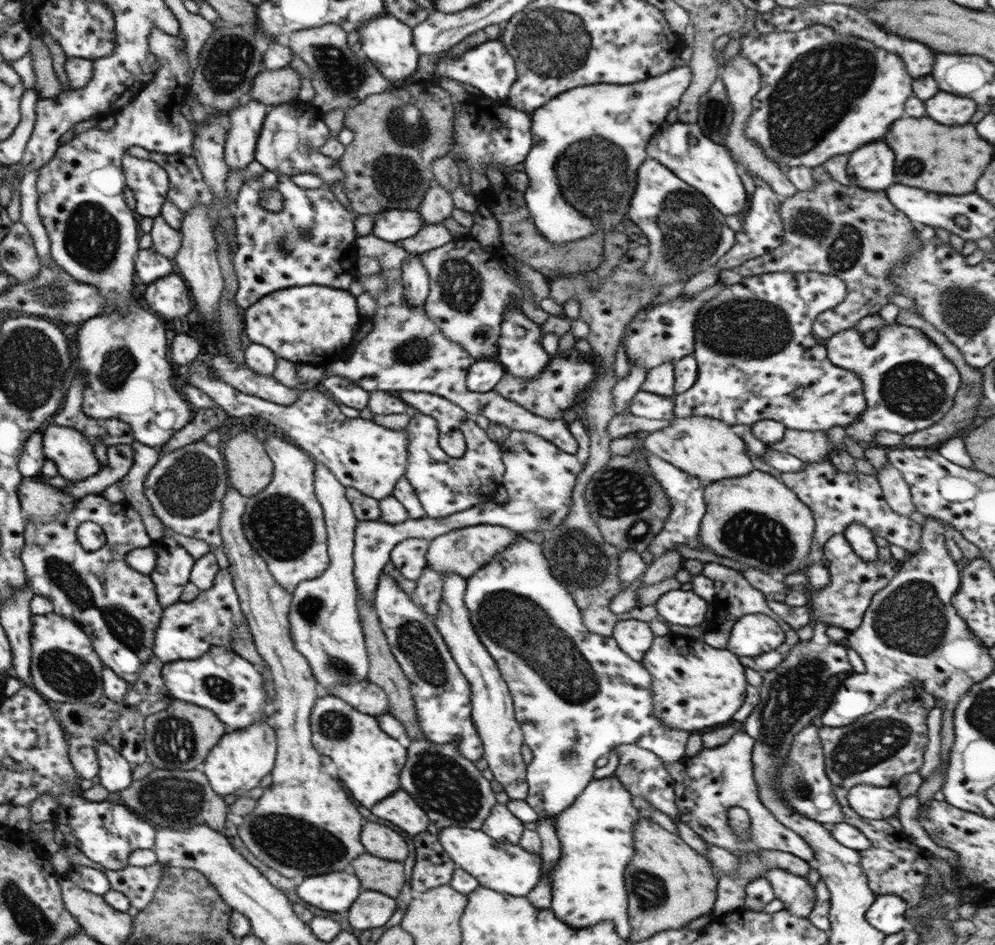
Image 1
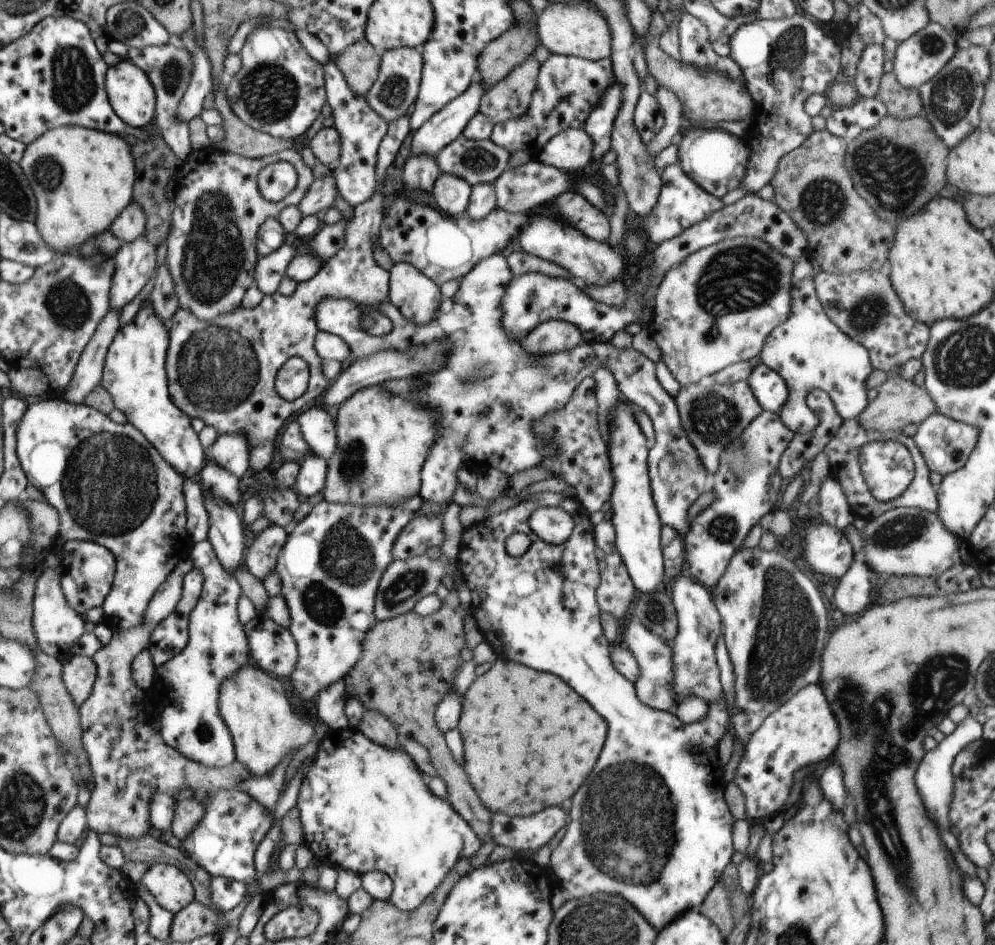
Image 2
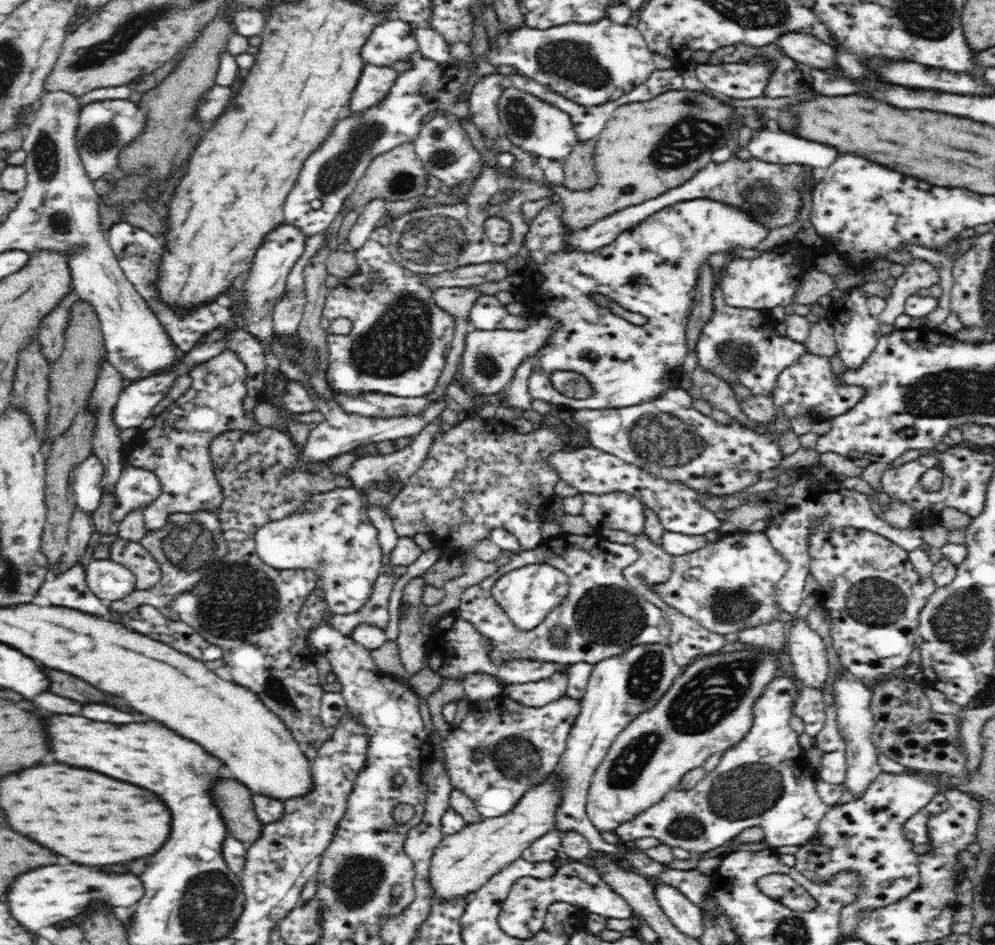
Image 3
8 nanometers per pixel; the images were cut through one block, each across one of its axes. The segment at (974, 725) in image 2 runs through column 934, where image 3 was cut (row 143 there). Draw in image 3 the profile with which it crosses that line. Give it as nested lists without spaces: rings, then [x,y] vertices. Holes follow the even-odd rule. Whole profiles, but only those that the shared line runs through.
[[[761,129],[750,138],[746,148],[752,158],[778,165],[807,165],[828,168],[840,156],[834,145],[806,140],[790,133]]]

